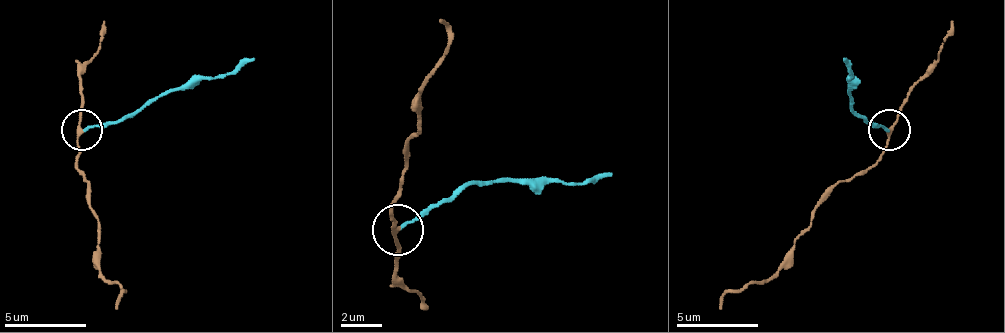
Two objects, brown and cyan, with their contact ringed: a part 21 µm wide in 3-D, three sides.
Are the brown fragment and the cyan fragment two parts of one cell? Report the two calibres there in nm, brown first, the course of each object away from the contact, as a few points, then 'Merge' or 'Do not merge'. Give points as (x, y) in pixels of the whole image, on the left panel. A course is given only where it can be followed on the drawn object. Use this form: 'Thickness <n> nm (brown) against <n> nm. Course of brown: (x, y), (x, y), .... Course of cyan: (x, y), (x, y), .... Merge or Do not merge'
Thickness 170 nm (brown) against 140 nm. Course of brown: (80, 129), (76, 157), (97, 215), (97, 268), (121, 289), (117, 310). Course of cyan: (84, 129), (117, 124), (138, 108), (204, 79), (232, 75), (253, 59). Do not merge

